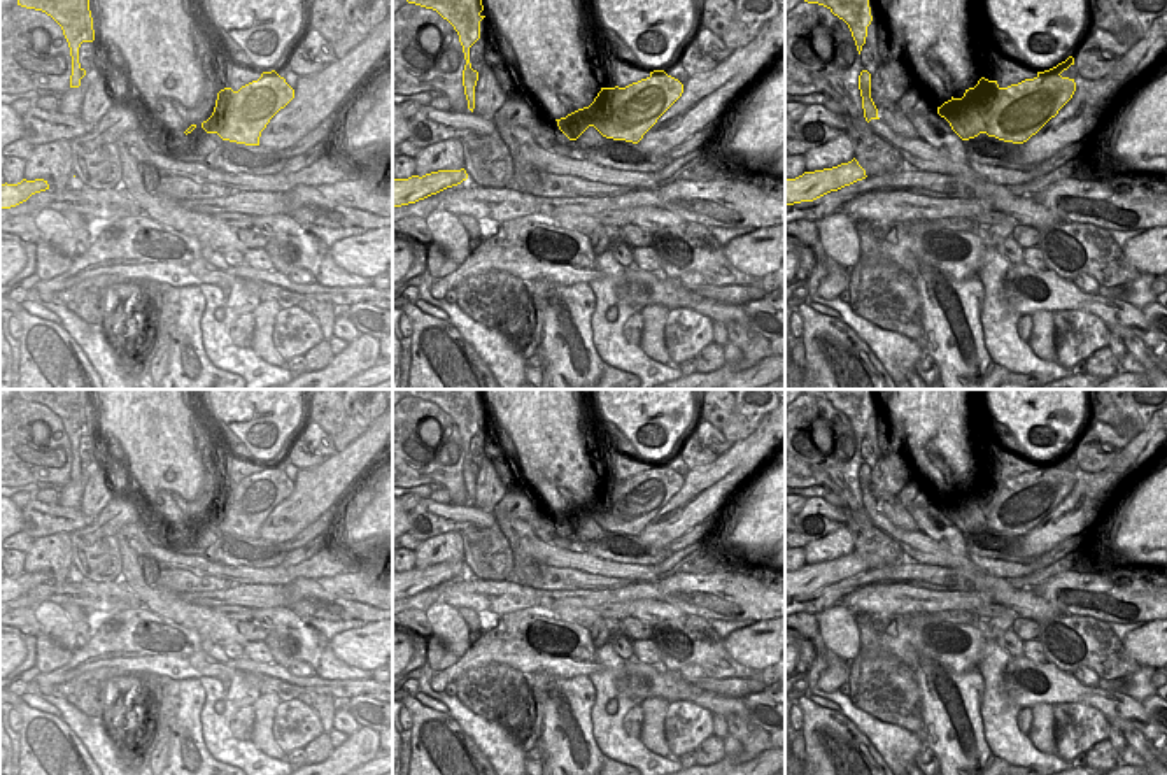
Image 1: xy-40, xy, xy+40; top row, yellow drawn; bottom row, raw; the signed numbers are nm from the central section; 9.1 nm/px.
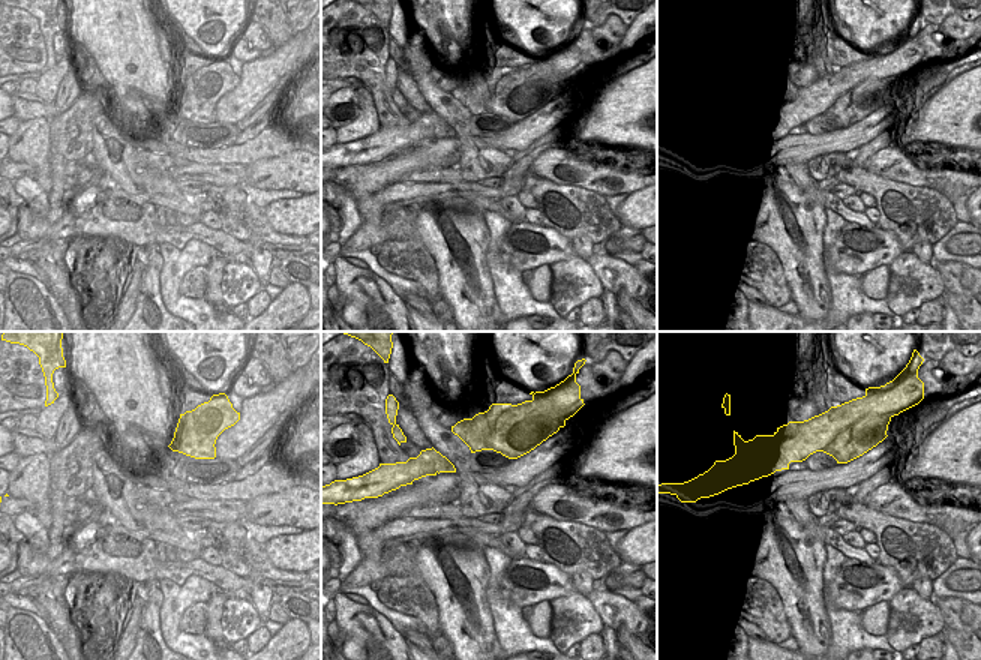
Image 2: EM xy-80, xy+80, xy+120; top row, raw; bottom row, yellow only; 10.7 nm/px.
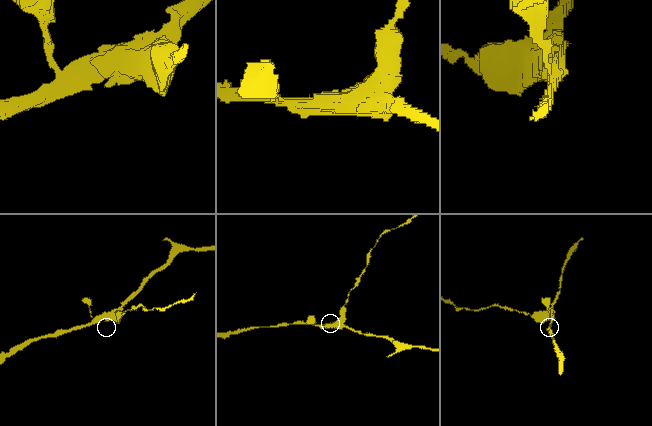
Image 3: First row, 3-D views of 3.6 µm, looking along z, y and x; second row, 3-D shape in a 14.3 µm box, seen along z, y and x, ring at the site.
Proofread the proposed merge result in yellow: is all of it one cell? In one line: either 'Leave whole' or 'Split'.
Split.

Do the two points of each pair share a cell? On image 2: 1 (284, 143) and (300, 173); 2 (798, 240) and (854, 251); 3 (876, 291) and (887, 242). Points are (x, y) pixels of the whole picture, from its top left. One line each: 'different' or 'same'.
1: different
2: different
3: different

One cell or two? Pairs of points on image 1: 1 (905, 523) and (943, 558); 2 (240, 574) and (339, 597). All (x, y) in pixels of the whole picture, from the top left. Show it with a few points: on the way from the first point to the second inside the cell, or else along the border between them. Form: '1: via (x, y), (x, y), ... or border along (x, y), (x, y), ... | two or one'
1: border along (880, 511), (899, 530), (917, 532) | two
2: border along (328, 575), (297, 577), (286, 584) | two

